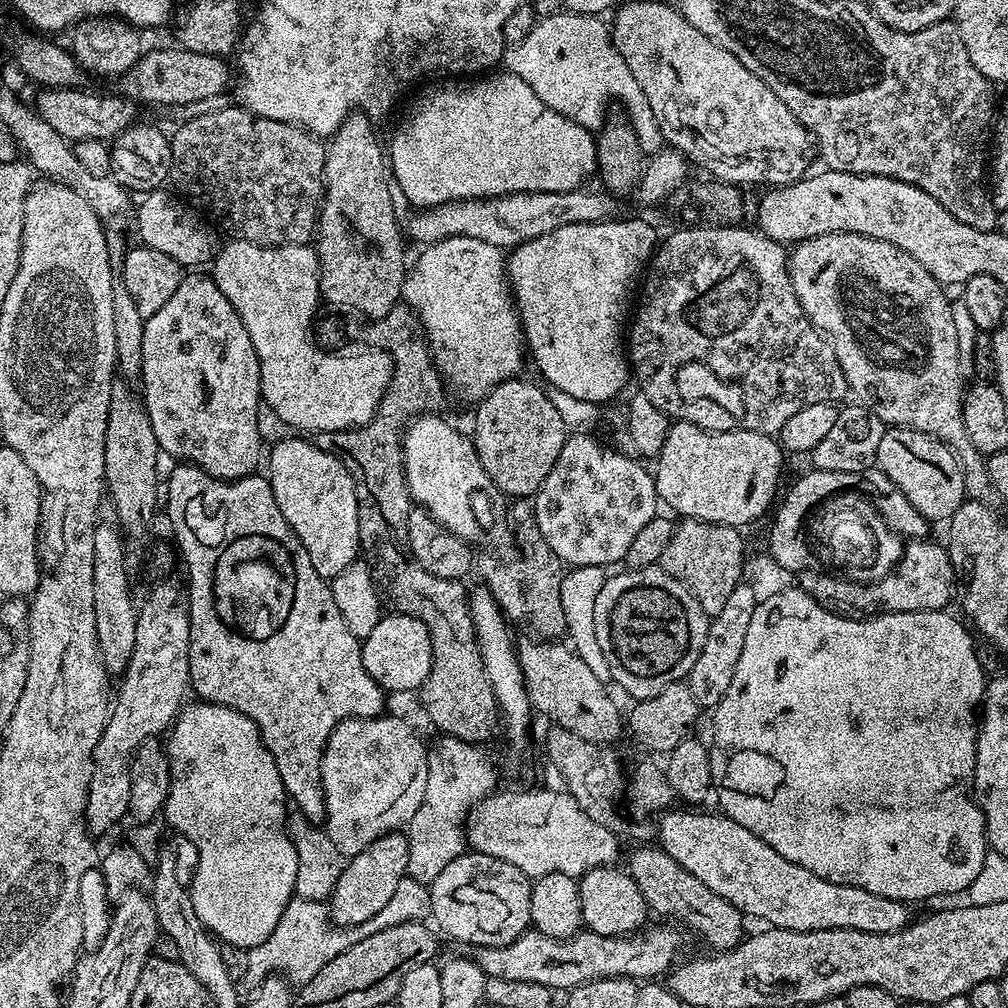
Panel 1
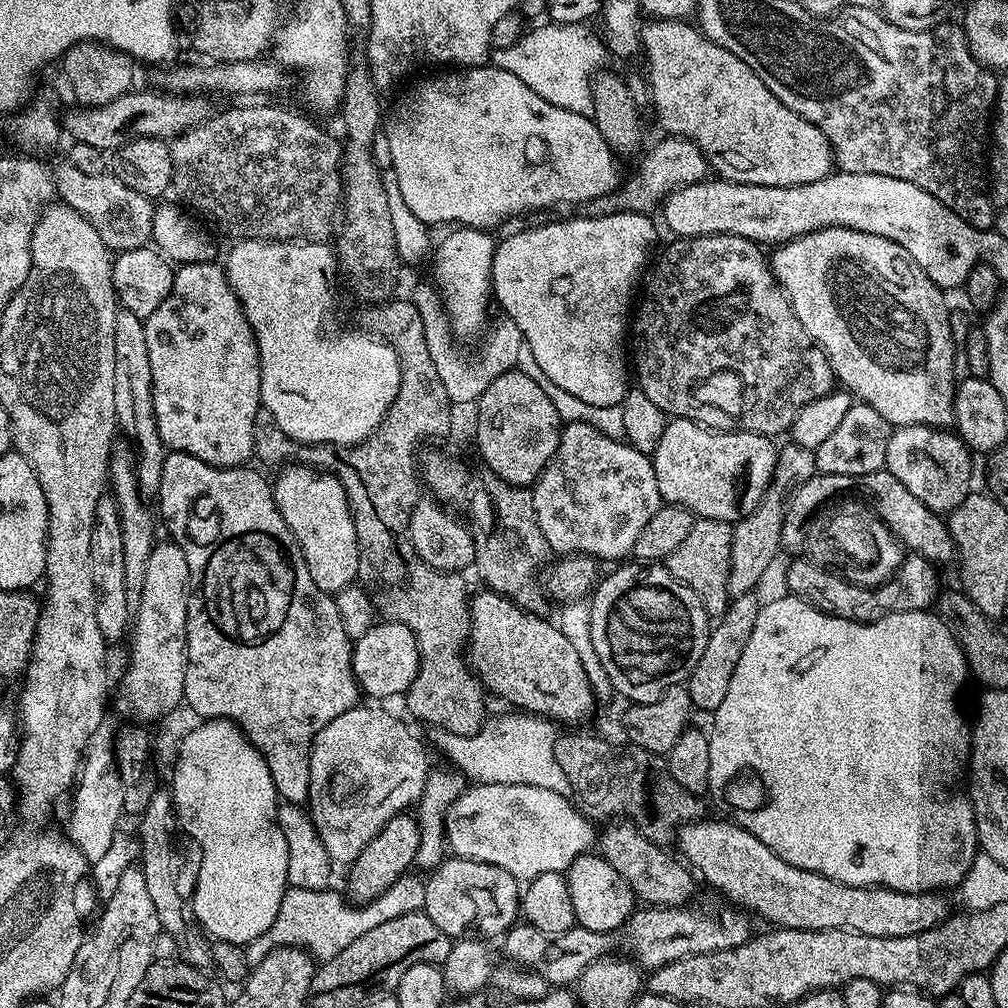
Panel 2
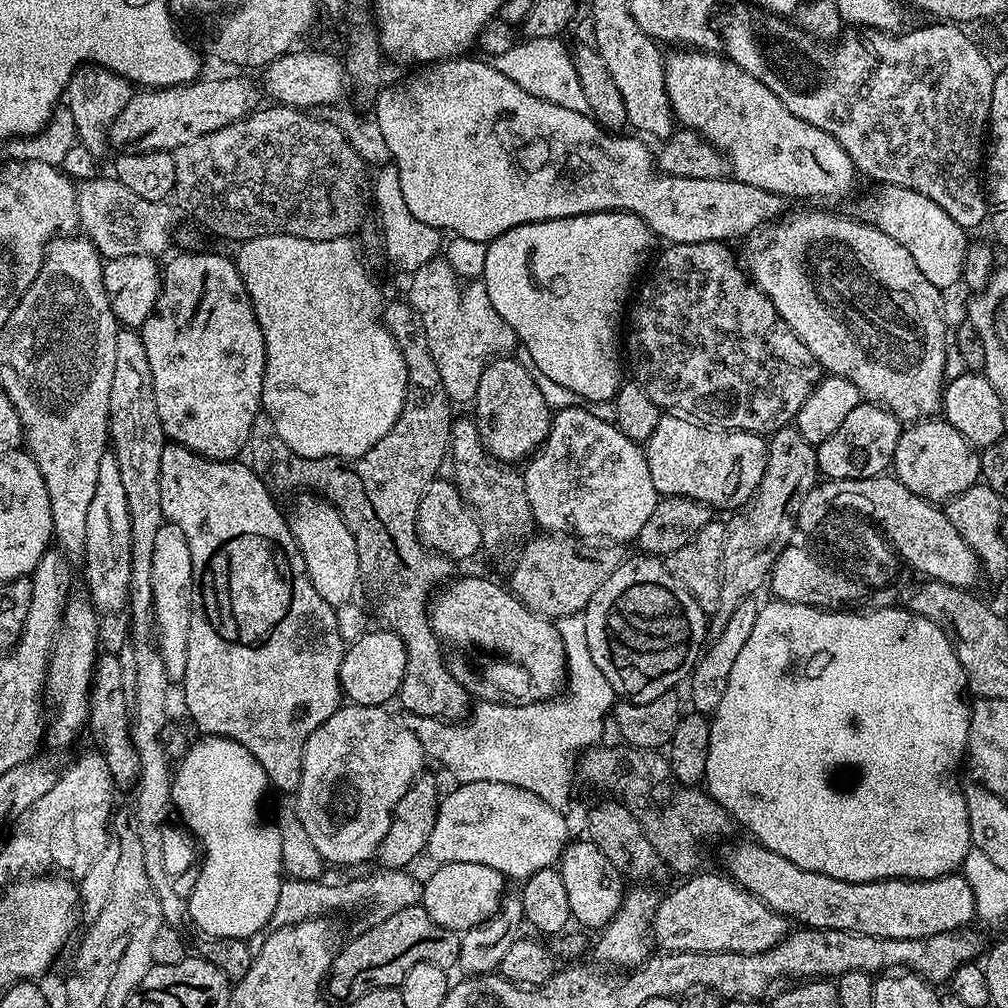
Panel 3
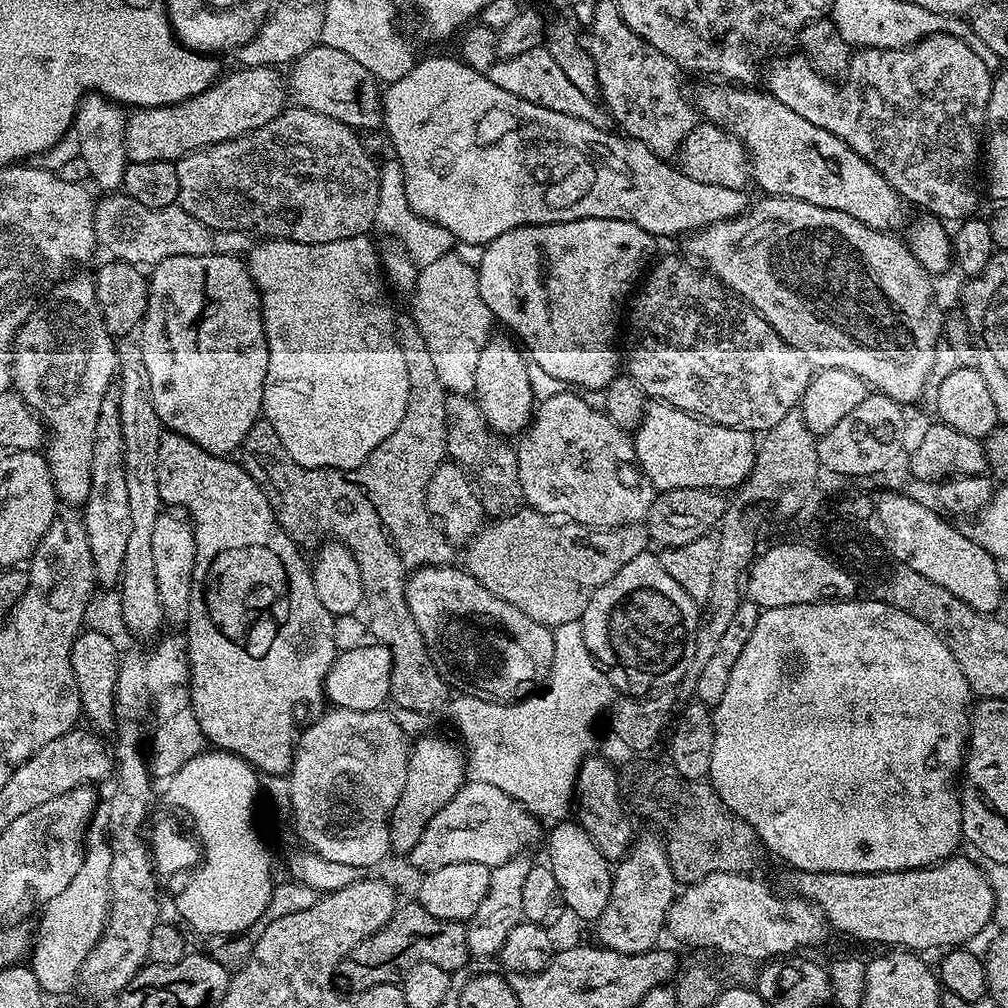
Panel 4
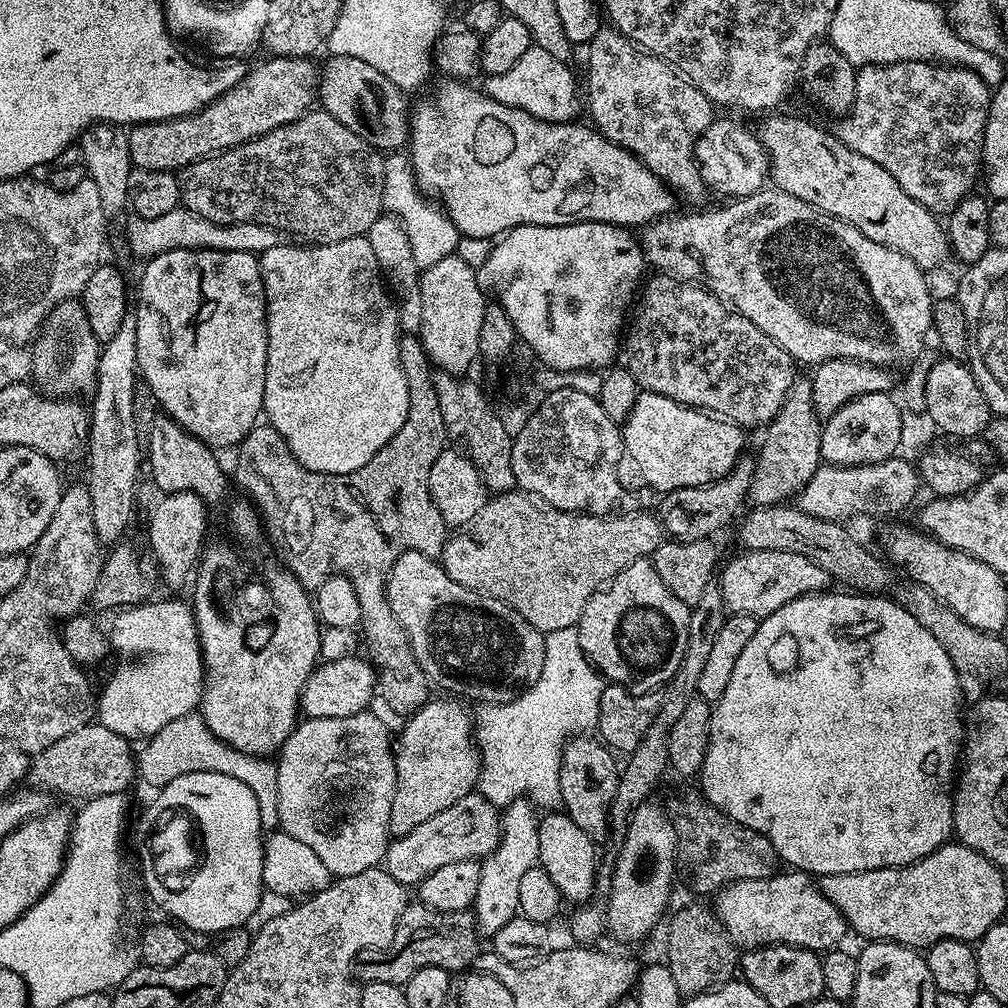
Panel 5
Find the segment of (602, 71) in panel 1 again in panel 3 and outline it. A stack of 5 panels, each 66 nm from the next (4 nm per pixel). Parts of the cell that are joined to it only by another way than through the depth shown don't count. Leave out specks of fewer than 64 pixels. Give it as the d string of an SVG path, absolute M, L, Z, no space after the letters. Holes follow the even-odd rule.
M551 36L530 40L521 39L506 54L491 57L490 62L510 82L518 82L522 90L534 94L534 98L542 98L546 102L554 102L558 106L566 106L566 110L585 111L582 82L578 82L578 70L574 70L574 62L569 49L564 49L563 39Z

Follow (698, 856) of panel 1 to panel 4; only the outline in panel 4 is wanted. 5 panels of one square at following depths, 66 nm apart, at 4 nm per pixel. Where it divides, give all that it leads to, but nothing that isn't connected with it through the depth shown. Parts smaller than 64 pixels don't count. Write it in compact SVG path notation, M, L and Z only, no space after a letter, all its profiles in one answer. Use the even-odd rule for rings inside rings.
M957 854L948 857L941 864L930 868L911 868L905 872L797 872L787 873L792 883L791 891L802 900L816 907L828 921L829 929L865 940L868 944L880 946L903 946L908 950L936 948L948 950L953 946L964 946L987 924L993 923L993 894L990 882L984 877L981 865L968 859L967 855Z

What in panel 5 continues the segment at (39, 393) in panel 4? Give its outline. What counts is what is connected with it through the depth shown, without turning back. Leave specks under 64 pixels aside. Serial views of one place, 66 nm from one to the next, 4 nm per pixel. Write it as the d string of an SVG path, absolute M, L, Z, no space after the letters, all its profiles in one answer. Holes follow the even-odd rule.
M76 298L63 300L45 318L42 331L31 345L30 376L35 387L53 398L80 398L83 397L83 392L91 393L96 386L101 347L101 341L90 330L83 303Z

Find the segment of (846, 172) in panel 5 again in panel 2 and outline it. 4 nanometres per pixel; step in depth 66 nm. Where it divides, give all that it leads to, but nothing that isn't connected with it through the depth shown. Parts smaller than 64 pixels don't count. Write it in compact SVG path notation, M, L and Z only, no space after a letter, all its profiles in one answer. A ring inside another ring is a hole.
M649 19L647 23L640 29L640 46L642 49L642 57L648 63L648 88L652 91L652 104L656 107L656 116L660 119L663 130L670 136L681 136L690 142L694 142L694 146L698 146L698 150L702 150L702 154L708 160L708 168L721 180L730 180L734 184L757 184L758 186L802 186L808 182L818 182L822 178L831 176L834 171L834 161L832 159L832 147L826 138L826 134L822 134L822 130L818 126L814 126L810 122L806 122L806 118L802 118L794 110L790 110L782 101L776 97L772 91L766 86L766 82L762 82L762 78L758 78L758 74L754 74L754 70L750 70L750 66L746 66L746 62L742 62L742 58L734 58L734 54L730 54L730 50L726 50L722 46L718 46L710 38L706 38L699 27L693 26L691 23L681 20L658 20Z

